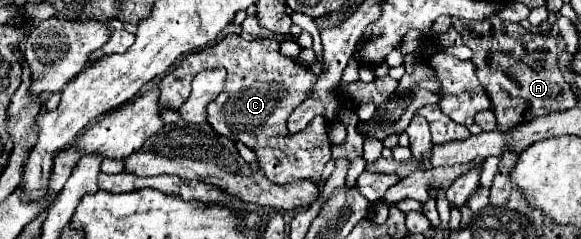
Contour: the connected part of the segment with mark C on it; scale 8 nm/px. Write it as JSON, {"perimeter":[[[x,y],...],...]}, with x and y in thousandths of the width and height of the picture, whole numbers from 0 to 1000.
{"perimeter":[[[391,146],[367,197],[356,197],[339,222],[325,222],[315,238],[315,255],[277,331],[277,402],[274,431],[281,456],[310,456],[312,431],[325,406],[329,389],[329,339],[346,289],[373,289],[384,280],[391,297],[391,339],[384,381],[370,423],[360,431],[356,448],[356,506],[373,540],[373,556],[398,573],[401,590],[422,598],[429,623],[442,640],[442,674],[456,741],[477,774],[491,774],[511,749],[539,749],[552,757],[552,724],[559,682],[570,665],[570,598],[566,598],[566,548],[563,548],[563,498],[556,481],[546,481],[525,548],[515,548],[508,565],[494,556],[494,498],[504,473],[508,448],[515,448],[528,406],[532,381],[539,372],[539,347],[546,347],[546,314],[522,264],[484,230],[480,180],[473,163],[435,163],[422,172],[411,146]]]}

